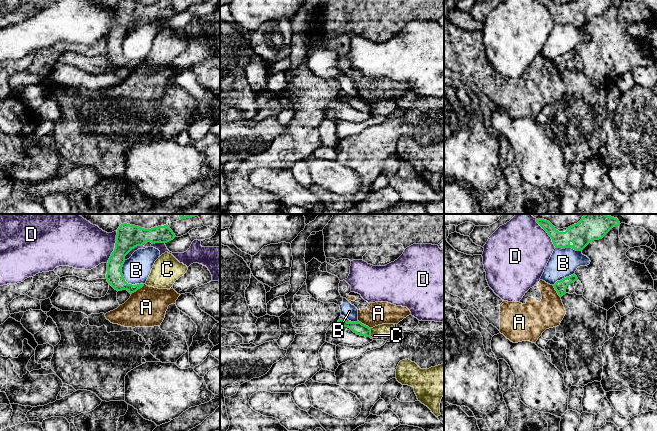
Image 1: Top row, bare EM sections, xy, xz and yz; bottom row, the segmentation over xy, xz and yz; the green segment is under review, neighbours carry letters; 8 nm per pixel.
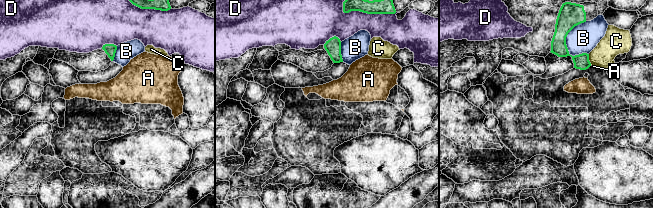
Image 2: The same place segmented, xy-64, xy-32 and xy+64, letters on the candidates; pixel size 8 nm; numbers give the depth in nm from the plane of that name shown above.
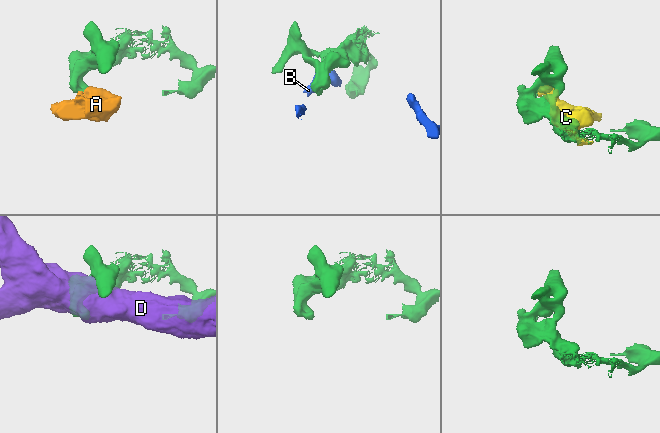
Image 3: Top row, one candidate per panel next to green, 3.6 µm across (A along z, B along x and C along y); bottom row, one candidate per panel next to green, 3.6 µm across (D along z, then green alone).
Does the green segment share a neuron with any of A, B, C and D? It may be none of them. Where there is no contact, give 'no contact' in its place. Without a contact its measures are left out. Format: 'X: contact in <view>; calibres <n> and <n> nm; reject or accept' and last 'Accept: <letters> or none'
A: contact in xy; calibres 140 and 320 nm; reject
B: contact in xy; calibres 140 and 220 nm; reject
C: contact in xz; calibres 100 and 80 nm; reject
D: contact in xy; calibres 200 and 360 nm; reject
Accept: none

